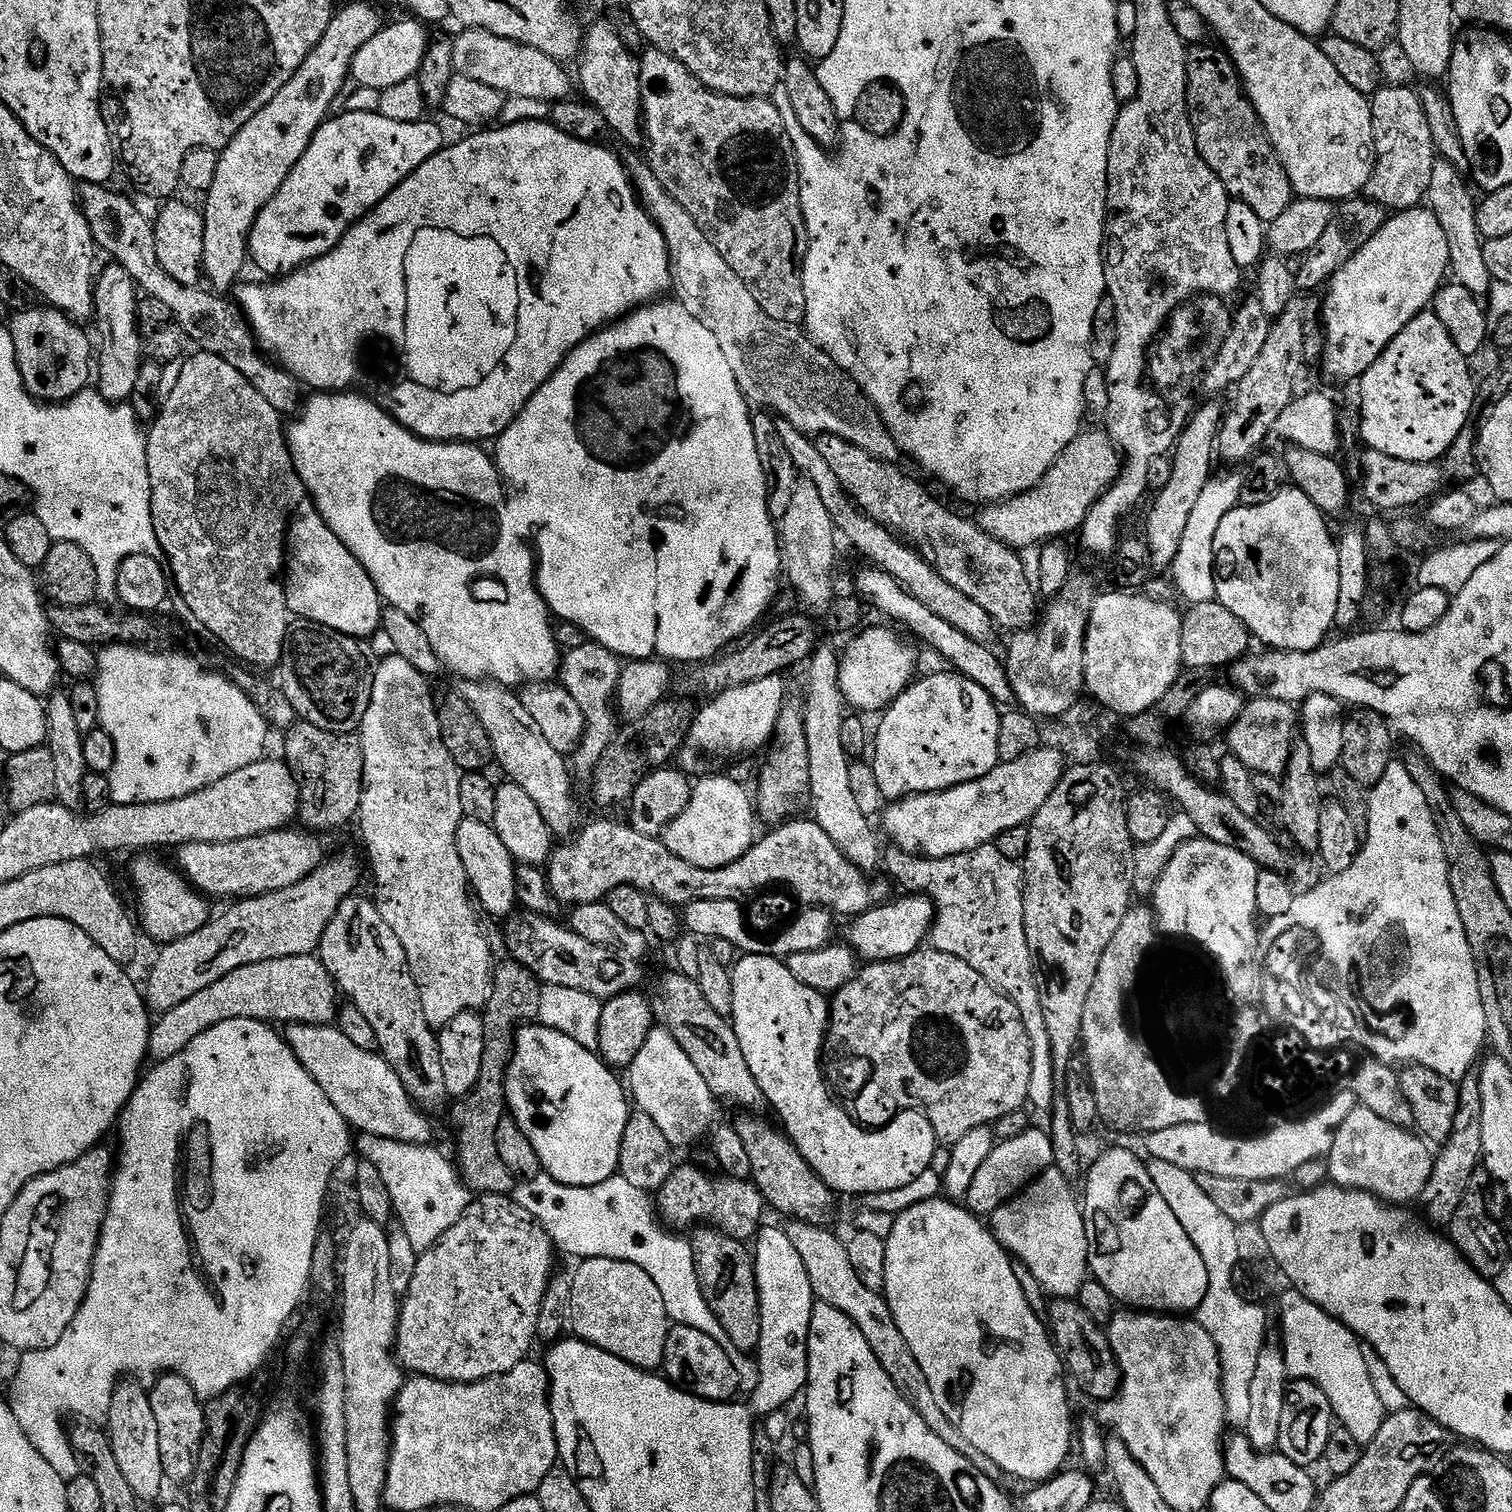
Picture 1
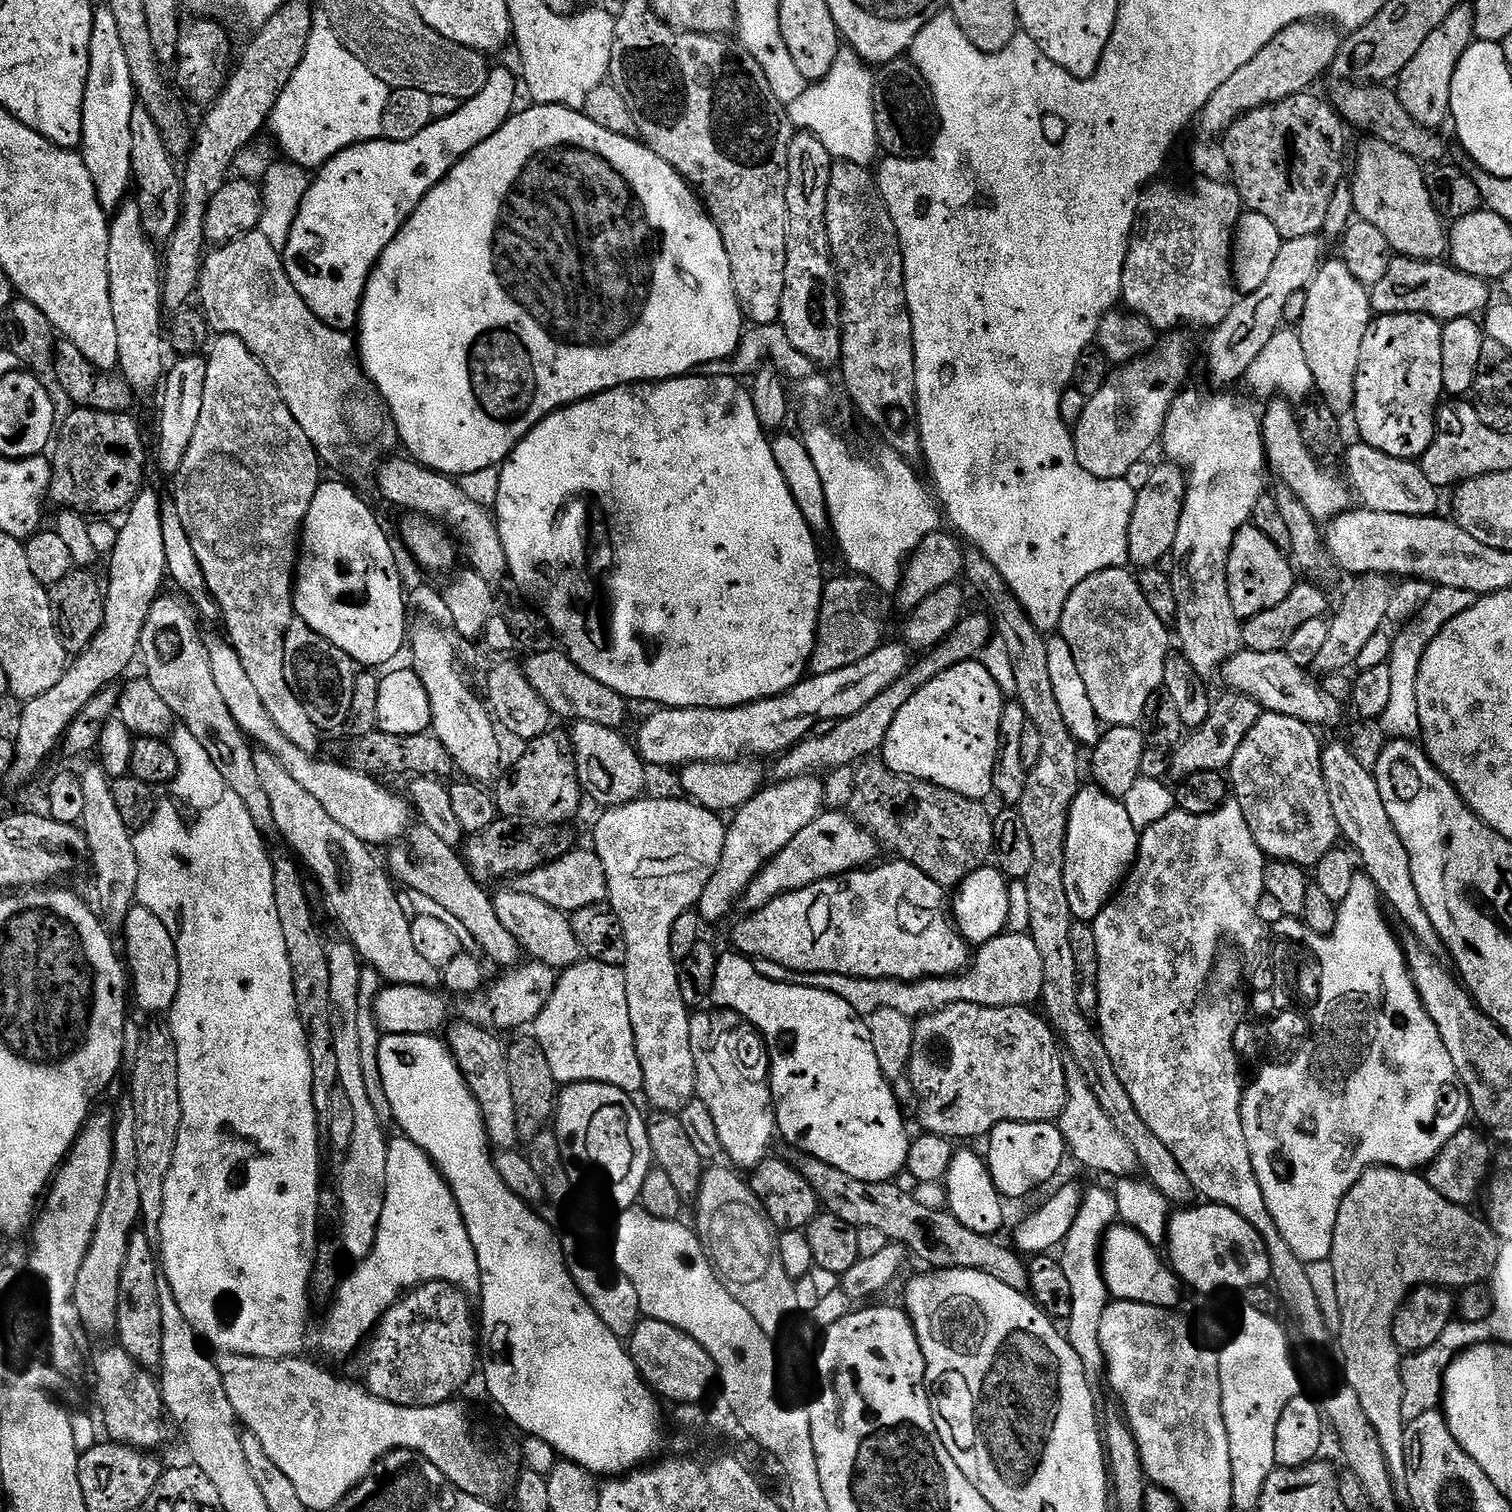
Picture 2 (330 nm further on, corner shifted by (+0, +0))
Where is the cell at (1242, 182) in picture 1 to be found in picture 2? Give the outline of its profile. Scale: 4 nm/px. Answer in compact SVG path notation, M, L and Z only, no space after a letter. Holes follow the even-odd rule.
M1311 91L1298 92L1295 96L1285 96L1282 102L1274 102L1262 106L1258 110L1248 112L1244 116L1238 117L1227 132L1223 133L1222 143L1226 150L1226 158L1230 158L1230 166L1232 167L1232 180L1237 194L1240 195L1241 205L1249 212L1257 212L1263 214L1265 218L1270 218L1270 222L1274 222L1281 241L1290 238L1306 238L1314 236L1324 231L1324 223L1326 222L1326 210L1330 207L1330 198L1334 198L1334 190L1337 189L1341 180L1345 179L1344 172L1344 128L1345 121L1341 120L1339 112L1332 107L1327 99L1319 100L1318 97L1312 96Z

